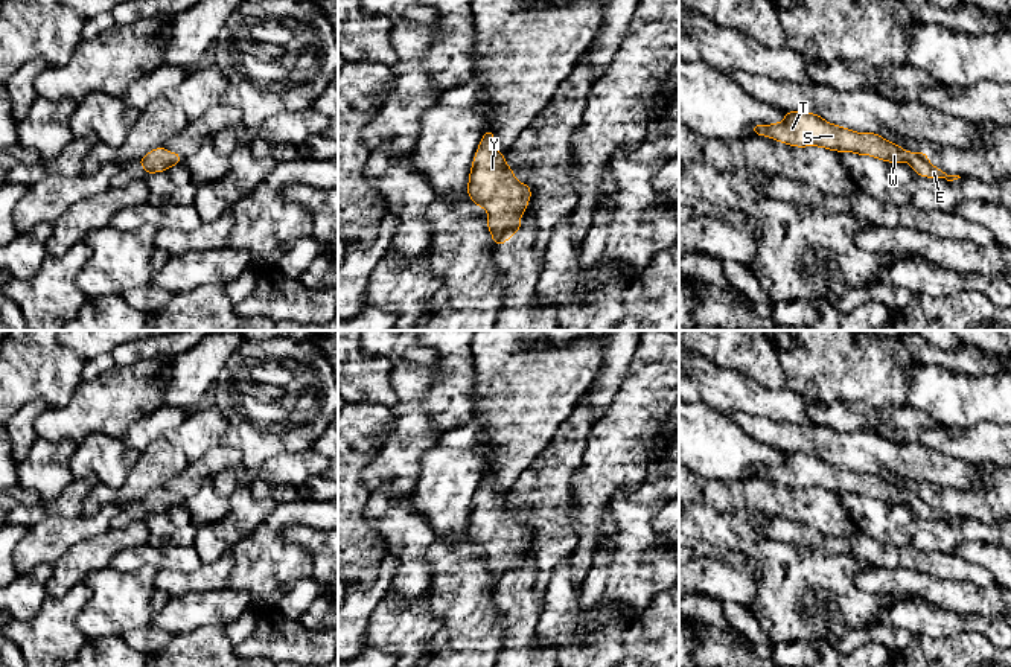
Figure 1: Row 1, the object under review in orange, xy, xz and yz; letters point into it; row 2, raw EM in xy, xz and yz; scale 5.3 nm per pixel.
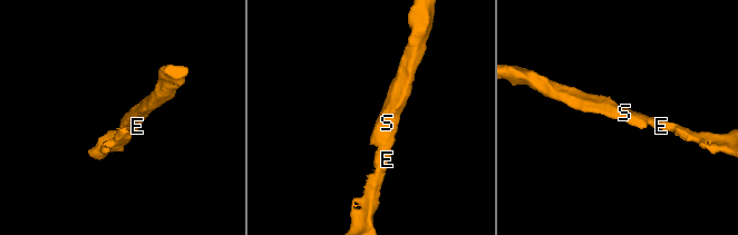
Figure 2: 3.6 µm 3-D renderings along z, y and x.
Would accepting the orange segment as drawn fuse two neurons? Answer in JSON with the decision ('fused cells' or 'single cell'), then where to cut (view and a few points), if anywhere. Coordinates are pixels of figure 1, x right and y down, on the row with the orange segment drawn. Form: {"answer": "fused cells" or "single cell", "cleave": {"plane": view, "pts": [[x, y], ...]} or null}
{"answer": "single cell", "cleave": null}

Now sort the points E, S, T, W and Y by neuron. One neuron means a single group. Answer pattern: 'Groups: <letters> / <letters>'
Groups: E S T W Y

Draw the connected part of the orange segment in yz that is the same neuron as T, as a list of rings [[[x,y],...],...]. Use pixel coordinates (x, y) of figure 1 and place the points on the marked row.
[[[786,111],[783,122],[752,125],[751,131],[798,148],[819,146],[836,152],[848,151],[859,155],[871,155],[888,163],[907,160],[912,171],[926,178],[946,178],[947,181],[961,178],[932,166],[927,152],[907,152],[897,143],[885,140],[880,134],[856,132],[833,125],[815,113]]]

